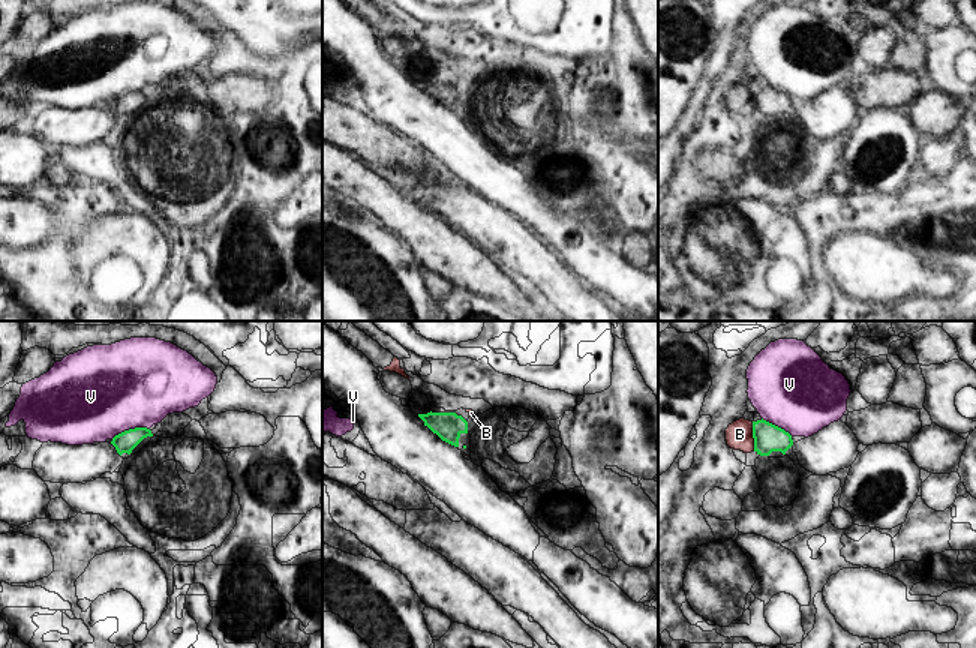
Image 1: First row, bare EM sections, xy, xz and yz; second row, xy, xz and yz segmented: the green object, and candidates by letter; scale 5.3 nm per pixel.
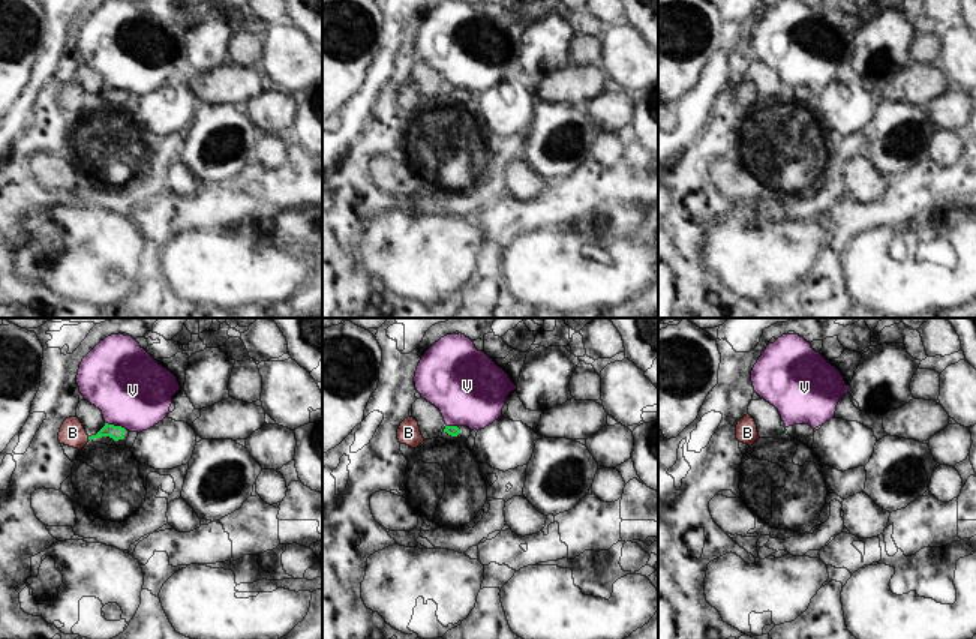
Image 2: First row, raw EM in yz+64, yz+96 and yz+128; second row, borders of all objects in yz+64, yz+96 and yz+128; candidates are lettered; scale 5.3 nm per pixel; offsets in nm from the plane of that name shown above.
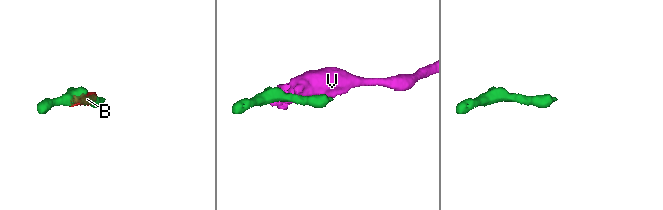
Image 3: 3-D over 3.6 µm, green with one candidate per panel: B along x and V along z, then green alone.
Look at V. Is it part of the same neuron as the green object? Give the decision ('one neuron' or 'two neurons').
two neurons

